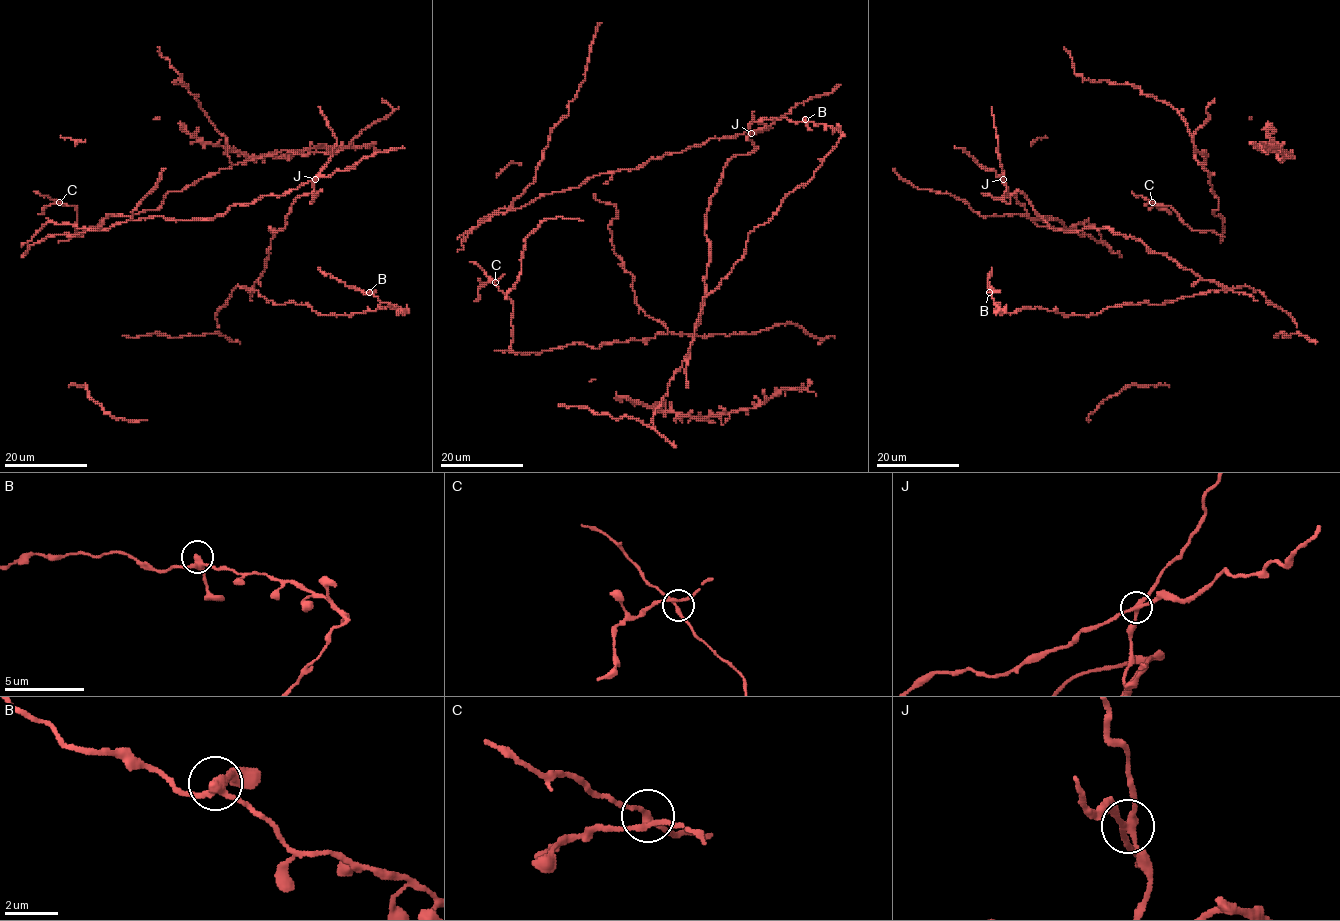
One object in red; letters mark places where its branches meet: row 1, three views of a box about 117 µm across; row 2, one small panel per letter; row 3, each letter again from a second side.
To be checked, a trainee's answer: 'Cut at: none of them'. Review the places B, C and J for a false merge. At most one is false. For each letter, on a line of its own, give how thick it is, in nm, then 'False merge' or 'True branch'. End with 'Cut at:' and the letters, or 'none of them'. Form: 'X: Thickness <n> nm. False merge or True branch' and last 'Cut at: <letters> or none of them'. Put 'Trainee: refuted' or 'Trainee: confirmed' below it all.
B: Thickness 280 nm. True branch
C: Thickness 200 nm. True branch
J: Thickness 280 nm. False merge
Cut at: J
Trainee: refuted

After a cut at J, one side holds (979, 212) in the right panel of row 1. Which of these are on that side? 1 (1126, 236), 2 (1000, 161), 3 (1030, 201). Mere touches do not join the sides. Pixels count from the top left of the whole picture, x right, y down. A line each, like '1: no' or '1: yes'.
1: no
2: no
3: no

